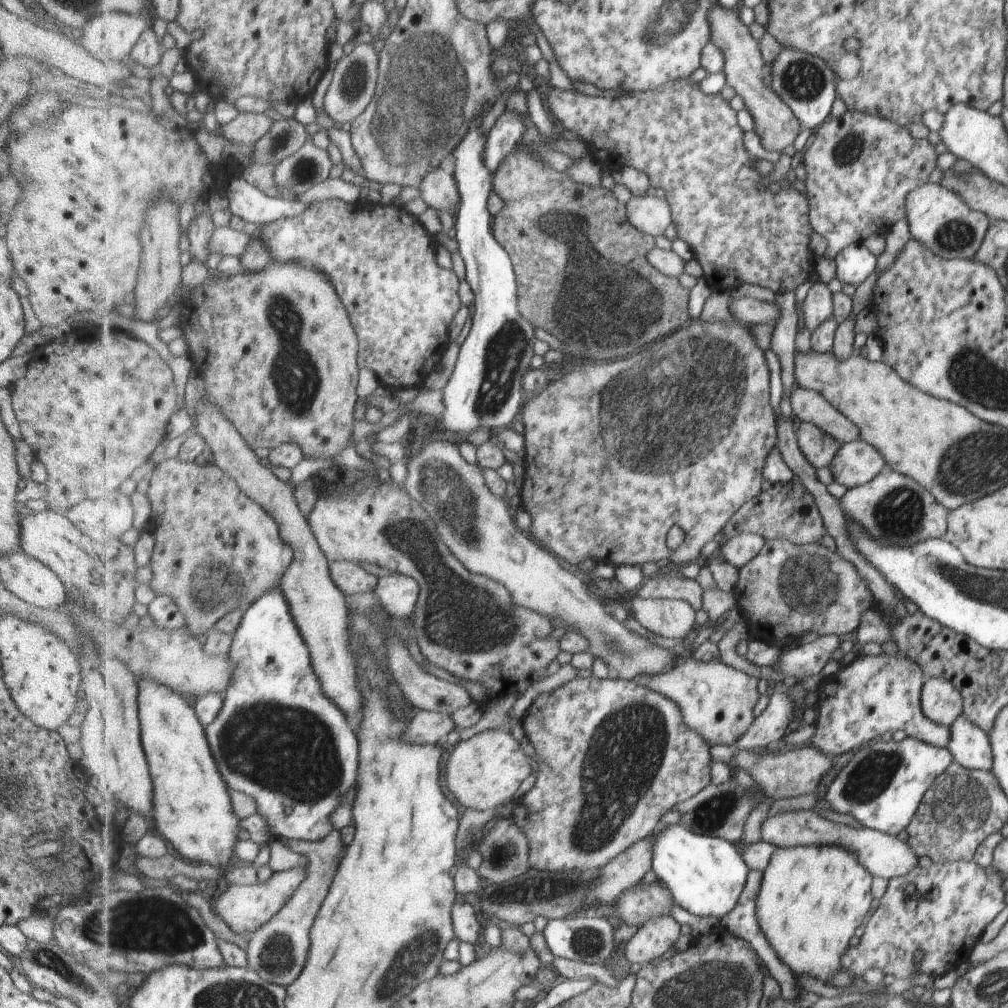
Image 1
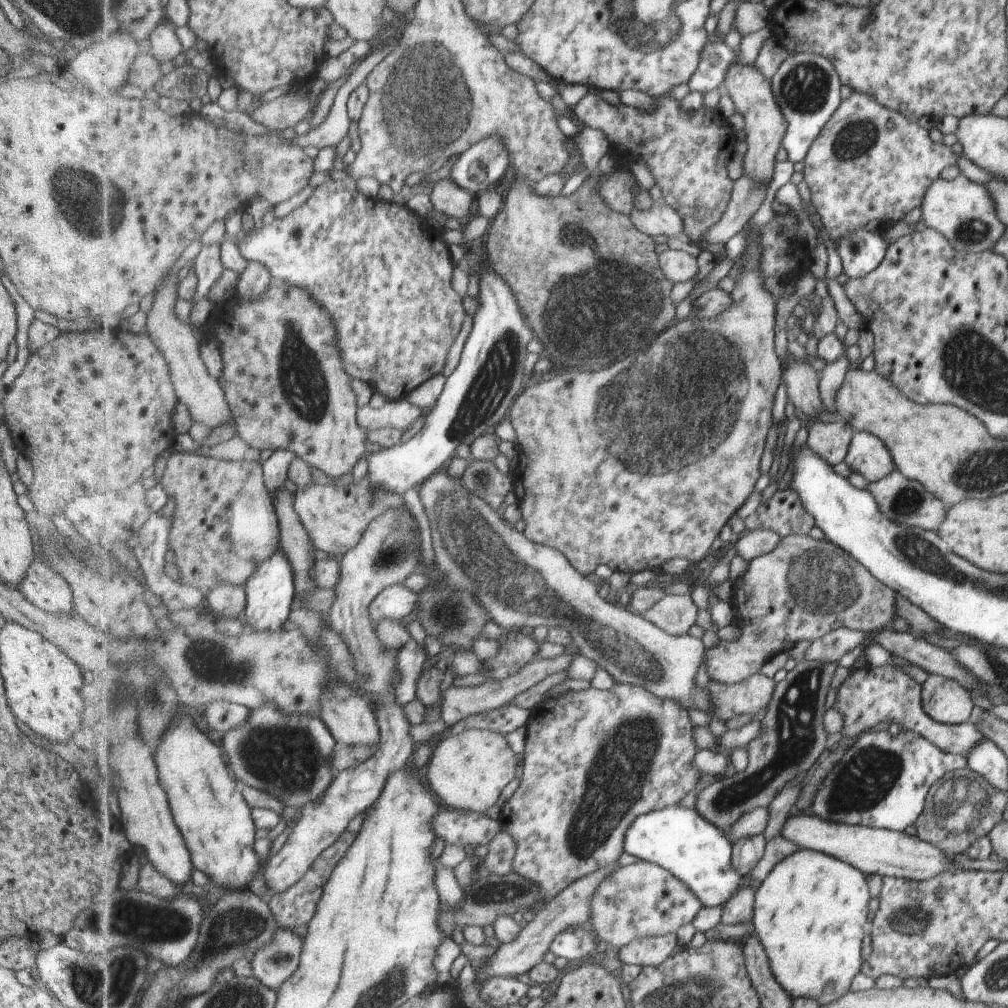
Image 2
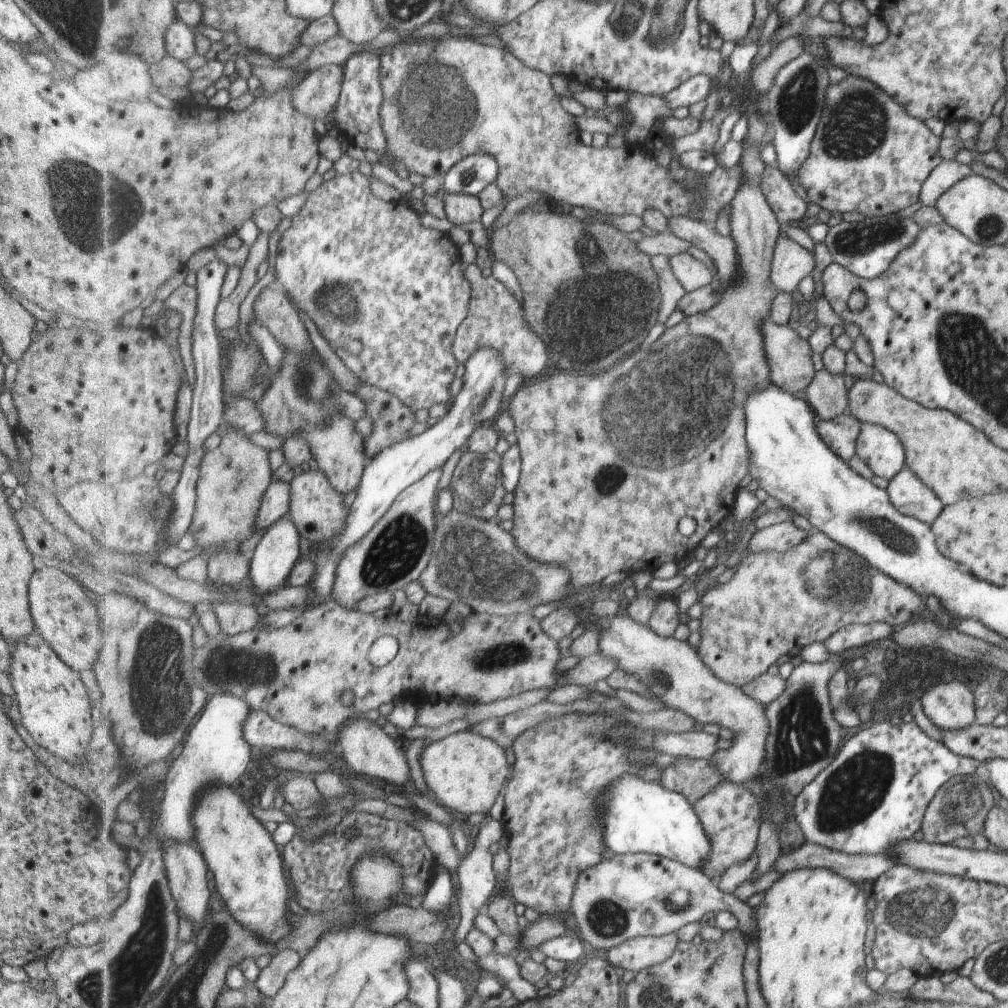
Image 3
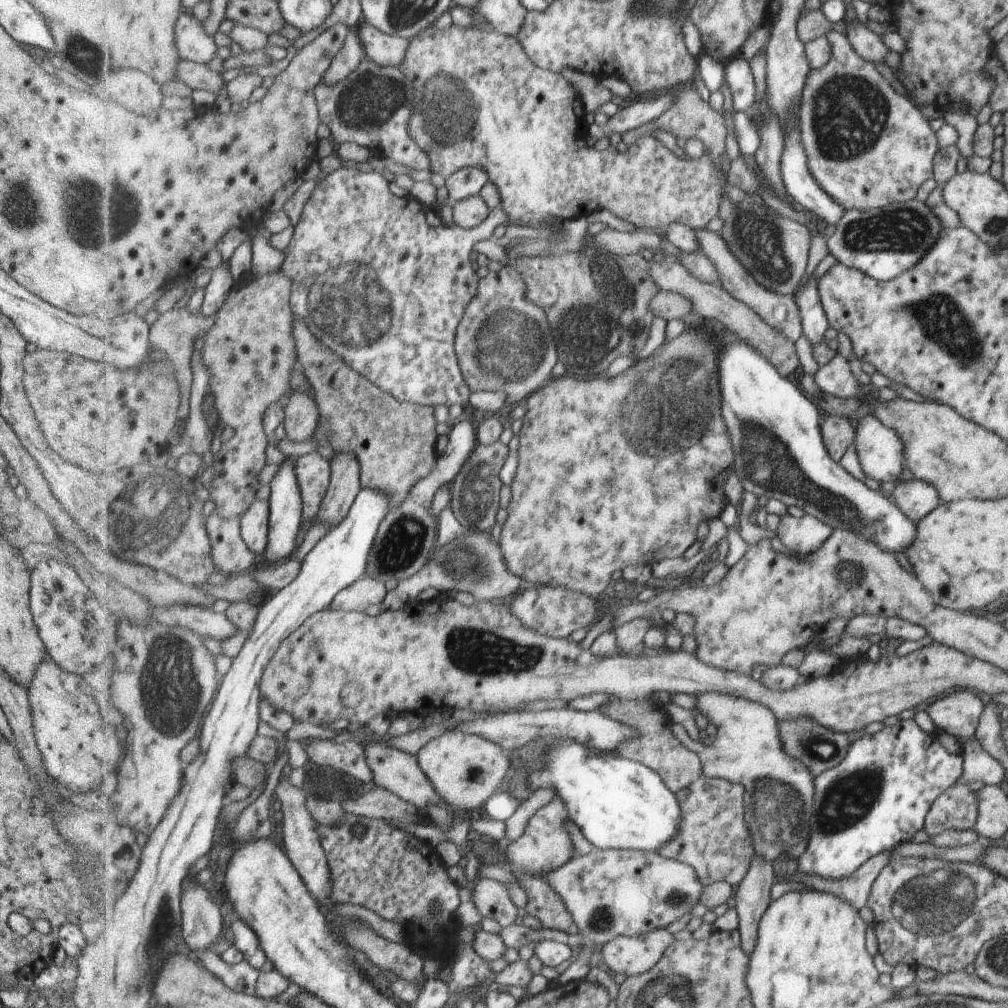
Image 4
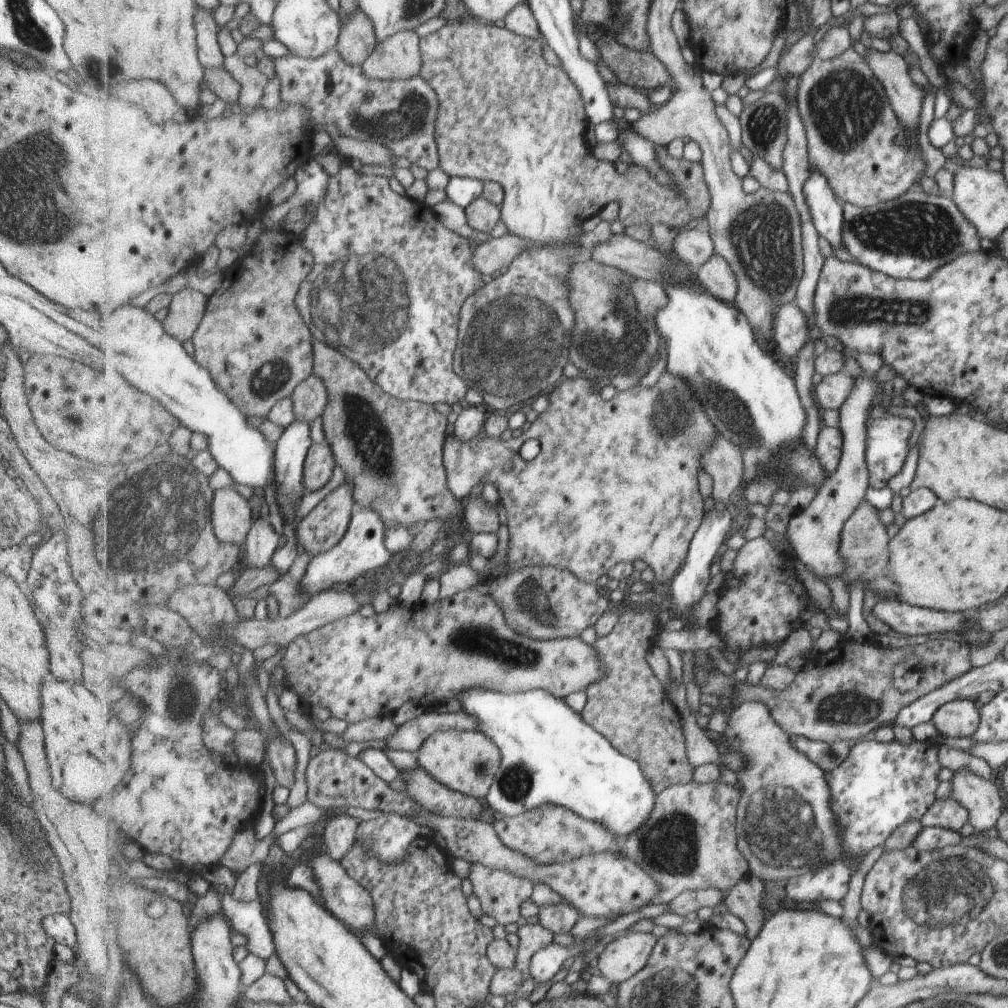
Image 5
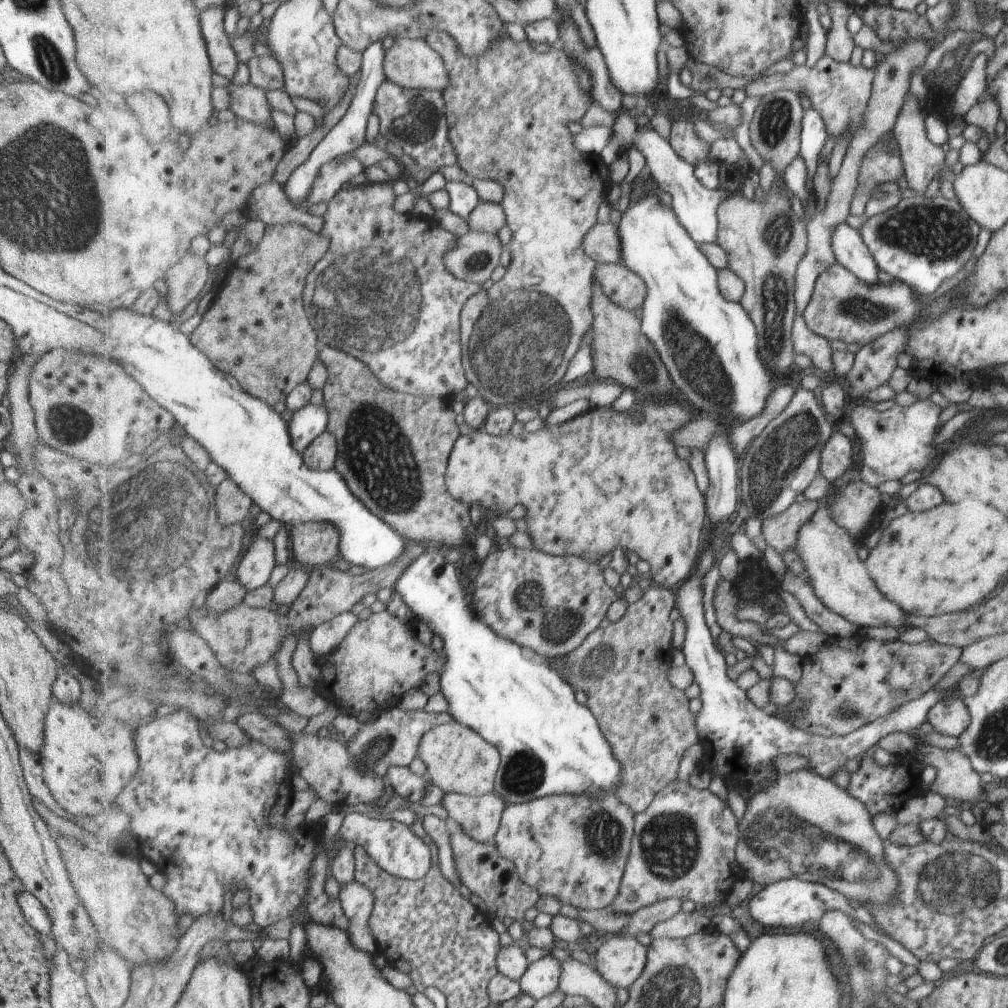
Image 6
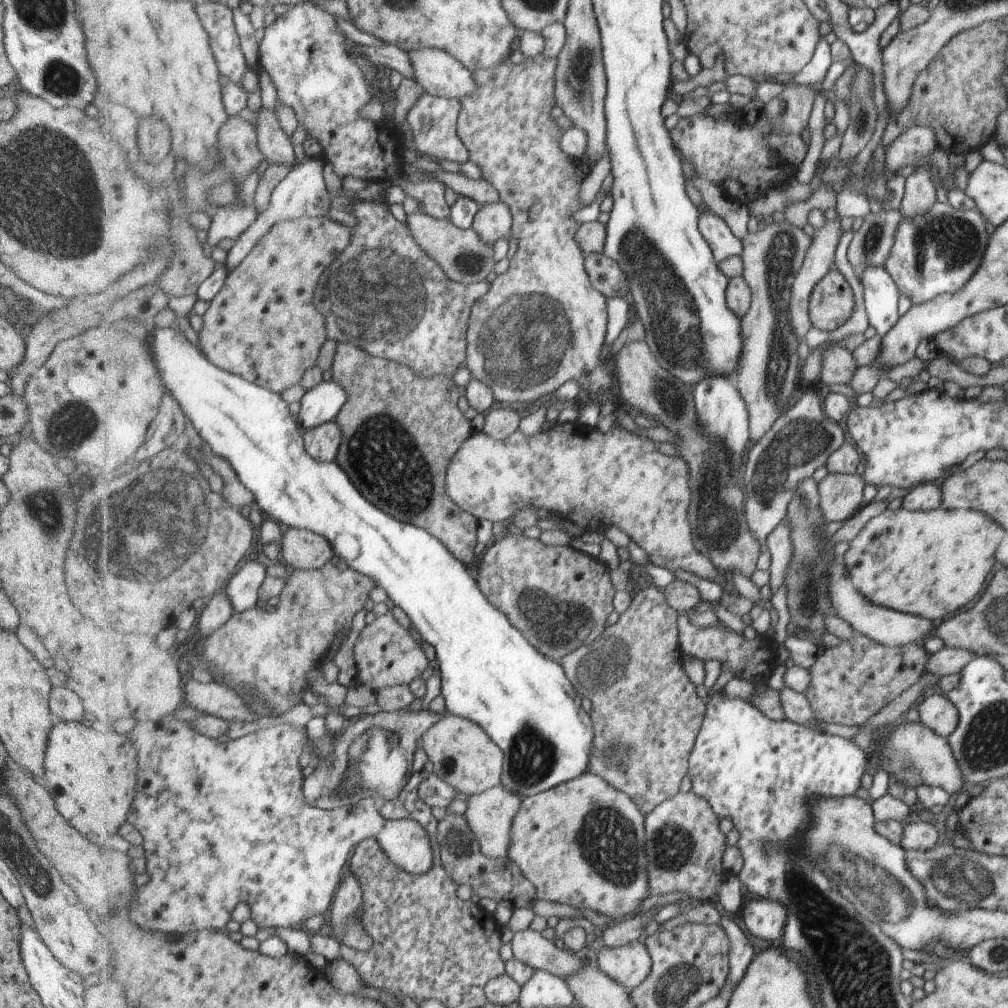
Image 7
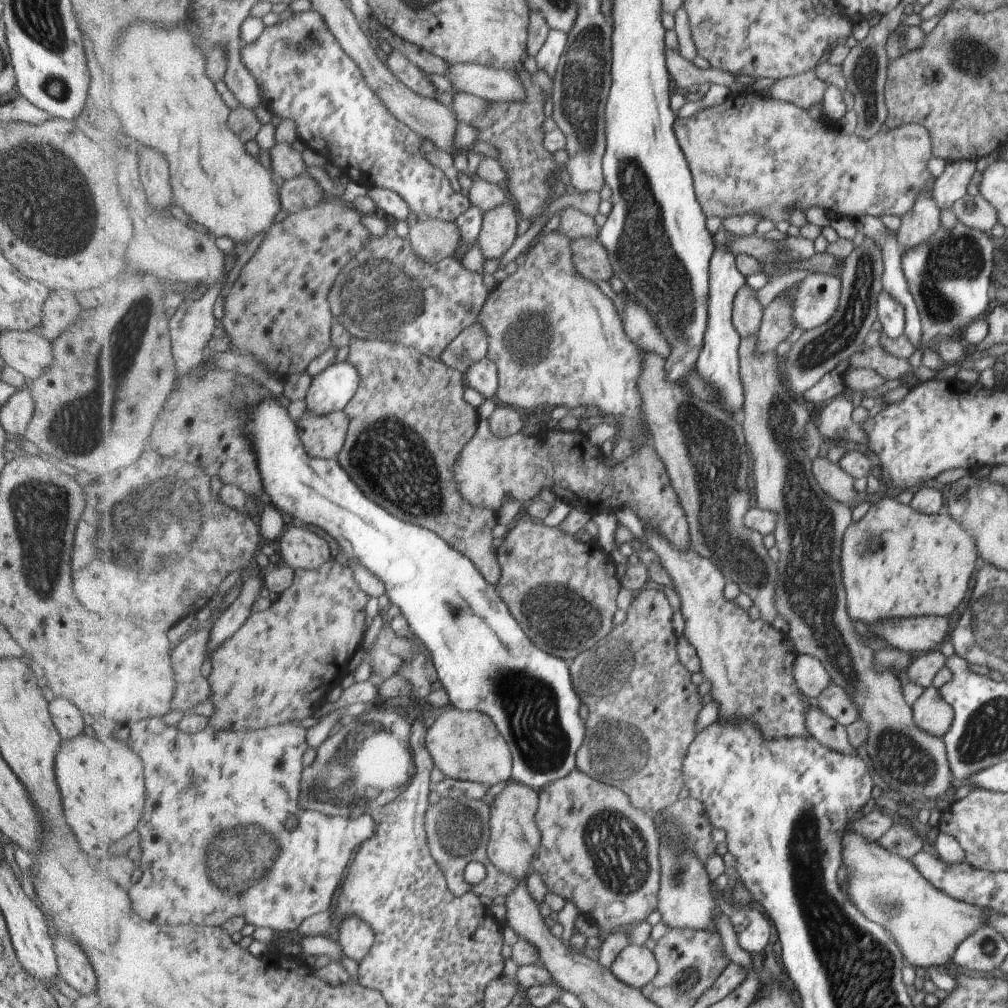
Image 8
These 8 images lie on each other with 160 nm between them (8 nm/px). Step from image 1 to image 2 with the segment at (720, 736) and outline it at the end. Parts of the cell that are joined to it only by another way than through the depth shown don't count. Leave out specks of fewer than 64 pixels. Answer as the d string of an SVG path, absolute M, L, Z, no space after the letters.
M765 674L749 676L739 684L723 684L710 680L707 687L713 698L712 718L727 722L741 714L755 714L771 701L773 684L775 682Z

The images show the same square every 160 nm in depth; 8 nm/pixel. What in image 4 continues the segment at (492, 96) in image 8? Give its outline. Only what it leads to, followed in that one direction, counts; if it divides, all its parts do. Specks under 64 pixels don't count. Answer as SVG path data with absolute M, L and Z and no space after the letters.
M364 20L357 27L359 38L363 42L366 58L379 66L399 68L407 60L411 39L389 35L367 24Z

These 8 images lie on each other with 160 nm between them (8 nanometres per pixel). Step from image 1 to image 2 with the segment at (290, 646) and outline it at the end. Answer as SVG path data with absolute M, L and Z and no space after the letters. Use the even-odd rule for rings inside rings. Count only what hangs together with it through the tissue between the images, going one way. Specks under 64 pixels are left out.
M282 549L277 550L271 558L261 562L257 570L251 574L251 578L246 585L248 604L244 613L244 620L248 624L248 630L255 632L265 632L273 630L279 632L290 623L293 602L296 598L296 579L293 564L289 562L287 552ZM273 702L251 709L249 722L217 740L225 751L230 771L241 786L269 792L285 804L283 818L297 825L303 806L319 800L333 782L333 756L338 746L323 719L311 714L285 714Z

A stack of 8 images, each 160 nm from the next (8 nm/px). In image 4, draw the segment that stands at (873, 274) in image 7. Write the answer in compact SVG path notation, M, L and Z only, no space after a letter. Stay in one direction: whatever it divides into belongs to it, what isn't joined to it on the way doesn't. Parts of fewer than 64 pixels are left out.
M799 117L787 120L783 126L785 136L782 136L783 150L781 152L781 160L779 160L779 174L785 186L785 193L795 202L798 203L805 211L816 216L819 221L829 225L837 225L843 216L843 208L833 202L831 198L823 190L821 190L816 180L812 178L811 172L808 171L807 158L804 153L804 148L801 146L799 138Z

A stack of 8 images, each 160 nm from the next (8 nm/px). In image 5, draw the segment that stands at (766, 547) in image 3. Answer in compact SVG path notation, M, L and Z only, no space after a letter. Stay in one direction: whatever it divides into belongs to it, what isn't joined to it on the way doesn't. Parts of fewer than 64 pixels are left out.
M864 372L862 378L856 380L851 378L851 386L853 390L849 392L849 396L843 400L843 404L838 409L839 411L839 430L843 435L843 449L840 454L840 462L837 469L833 474L822 483L822 486L816 492L815 497L805 509L796 510L792 518L787 524L785 533L783 535L785 542L792 549L793 556L796 557L809 571L818 578L823 580L823 577L835 577L838 575L841 579L844 575L844 561L840 558L839 543L840 543L840 531L843 529L843 525L848 521L849 516L857 509L857 506L864 500L865 491L868 487L868 466L867 466L867 444L865 438L867 437L866 422L869 419L868 407L872 398L877 392L877 380L875 380L875 374L873 372Z

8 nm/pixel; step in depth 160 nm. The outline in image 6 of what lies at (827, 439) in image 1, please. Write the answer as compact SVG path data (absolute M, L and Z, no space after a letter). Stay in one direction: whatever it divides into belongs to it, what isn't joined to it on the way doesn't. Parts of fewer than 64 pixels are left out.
M833 430L819 454L819 471L829 483L841 478L853 462L853 446L847 436Z

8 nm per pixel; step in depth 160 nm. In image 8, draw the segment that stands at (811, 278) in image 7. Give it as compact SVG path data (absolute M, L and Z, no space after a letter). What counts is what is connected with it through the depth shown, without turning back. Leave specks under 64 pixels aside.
M781 293L764 308L762 327L758 334L759 352L775 350L775 346L785 340L794 327L797 326L792 319L792 306Z

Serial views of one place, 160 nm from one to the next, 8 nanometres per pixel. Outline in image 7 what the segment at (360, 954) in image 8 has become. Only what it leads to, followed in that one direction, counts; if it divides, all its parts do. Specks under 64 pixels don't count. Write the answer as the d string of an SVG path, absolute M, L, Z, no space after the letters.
M349 868L334 896L332 910L329 913L330 922L341 944L350 949L367 952L372 949L375 942L358 916L358 912L363 910L363 904L362 886Z

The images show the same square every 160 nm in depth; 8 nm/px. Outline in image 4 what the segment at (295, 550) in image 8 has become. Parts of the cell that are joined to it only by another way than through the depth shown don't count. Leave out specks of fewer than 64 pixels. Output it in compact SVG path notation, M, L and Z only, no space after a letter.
M335 452L330 463L333 478L316 521L334 529L348 517L363 487L360 482L361 464L353 452Z

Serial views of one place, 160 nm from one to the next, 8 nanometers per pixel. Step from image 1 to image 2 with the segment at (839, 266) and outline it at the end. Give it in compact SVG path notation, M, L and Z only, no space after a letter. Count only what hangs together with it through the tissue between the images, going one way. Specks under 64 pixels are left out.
M865 227L852 233L843 232L837 242L836 252L842 266L841 275L845 279L858 279L871 273L883 260L889 246L880 234L867 231Z

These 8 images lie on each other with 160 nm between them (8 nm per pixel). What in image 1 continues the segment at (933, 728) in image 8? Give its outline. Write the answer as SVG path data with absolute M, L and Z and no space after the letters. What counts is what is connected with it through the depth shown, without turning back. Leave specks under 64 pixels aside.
M939 677L924 679L920 709L934 723L946 727L961 712L961 698L949 681Z

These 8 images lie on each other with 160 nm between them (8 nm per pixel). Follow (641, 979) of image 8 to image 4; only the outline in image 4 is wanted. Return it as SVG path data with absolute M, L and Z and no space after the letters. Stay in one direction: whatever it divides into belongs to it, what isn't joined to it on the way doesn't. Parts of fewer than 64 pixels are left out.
M665 928L640 936L622 935L607 942L602 955L609 970L627 977L639 976L652 970L676 941L676 936Z

